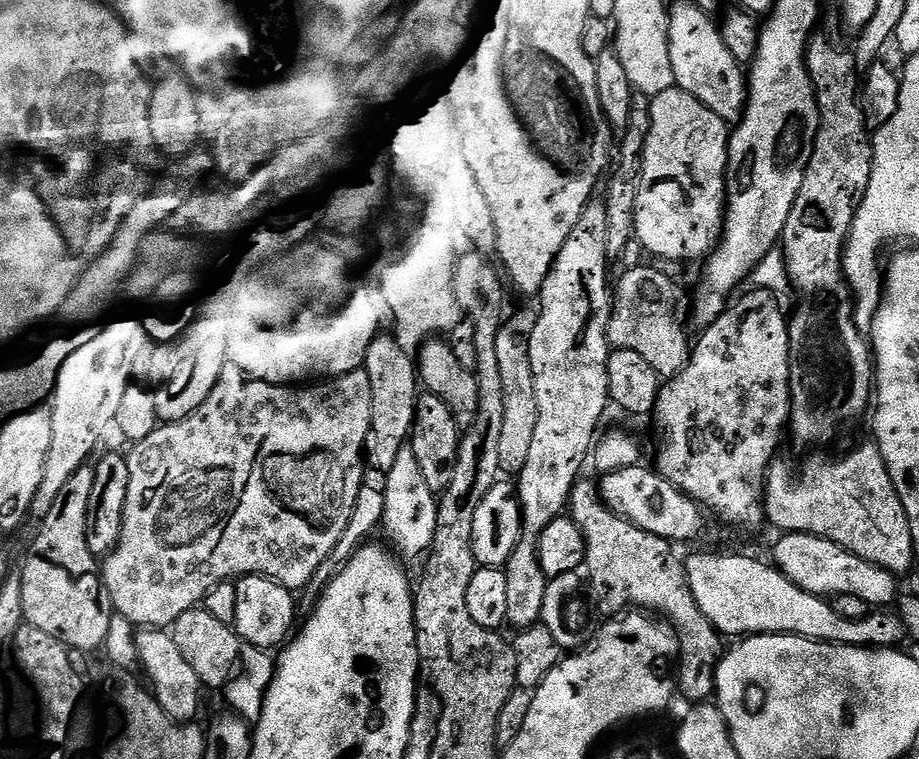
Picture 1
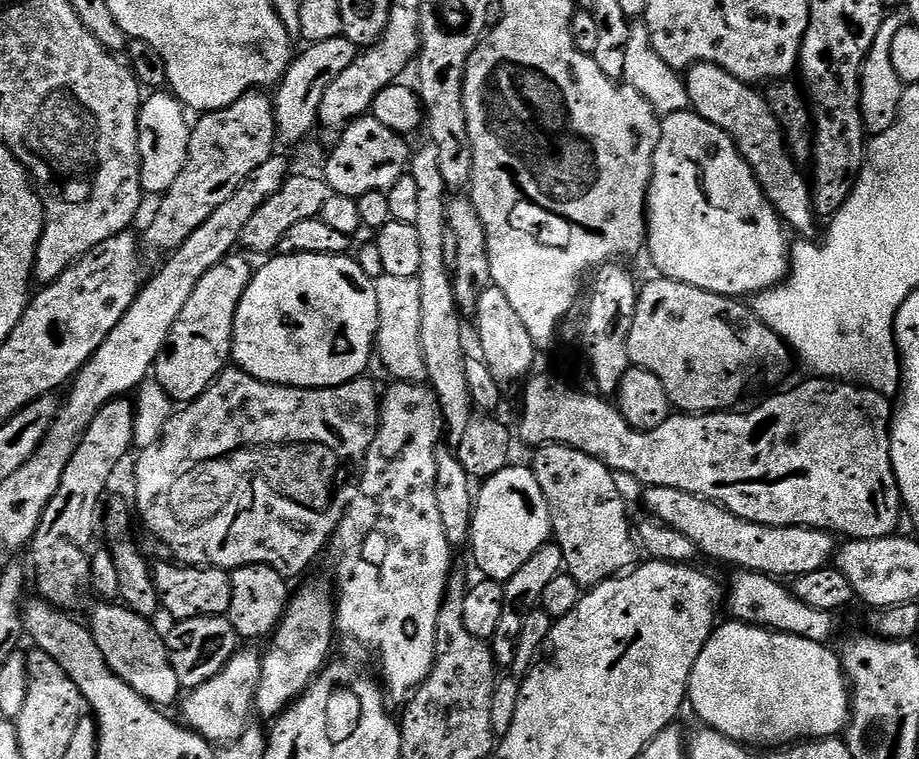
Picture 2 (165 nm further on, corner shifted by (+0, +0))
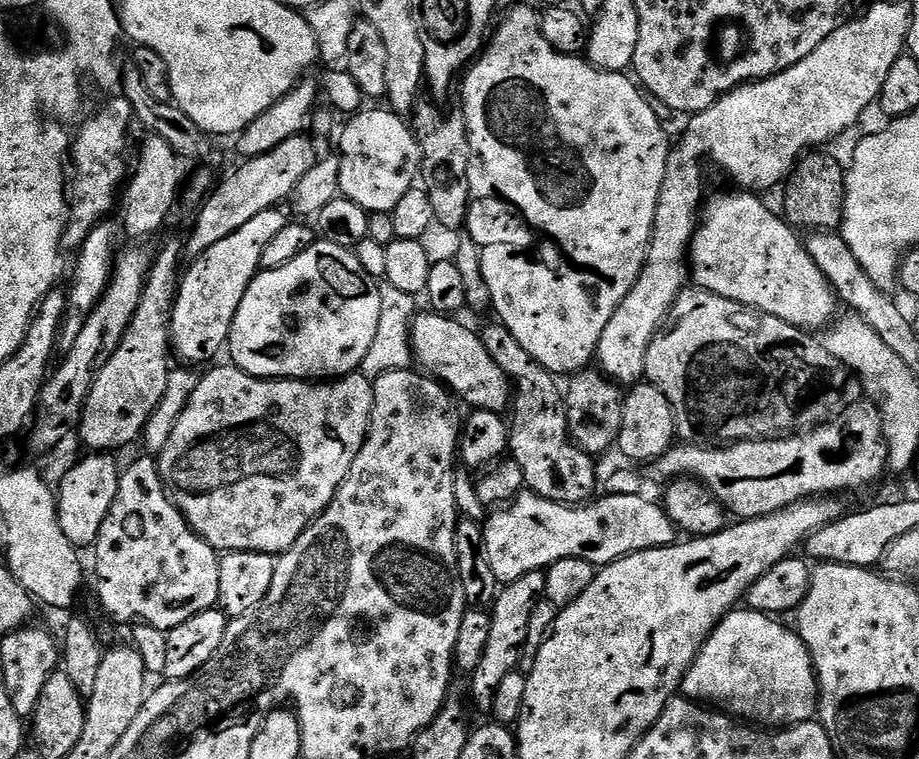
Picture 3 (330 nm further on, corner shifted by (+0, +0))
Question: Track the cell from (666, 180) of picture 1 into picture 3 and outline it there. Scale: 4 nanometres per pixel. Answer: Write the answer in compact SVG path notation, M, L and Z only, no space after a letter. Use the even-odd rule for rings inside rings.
M731 190L732 192L720 192L717 196L709 195L706 203L702 208L702 215L698 220L698 227L695 234L692 235L692 242L690 245L690 276L695 287L702 288L706 292L712 292L715 296L721 296L727 300L733 300L739 304L745 304L750 310L764 312L767 316L776 316L782 322L792 324L796 328L805 330L823 330L833 323L834 317L837 315L836 304L838 305L838 297L832 288L826 282L826 278L822 274L822 270L818 270L818 266L814 266L814 258L810 258L805 241L799 240L797 229L793 228L787 220L776 216L763 204L759 195L753 194L748 190Z

